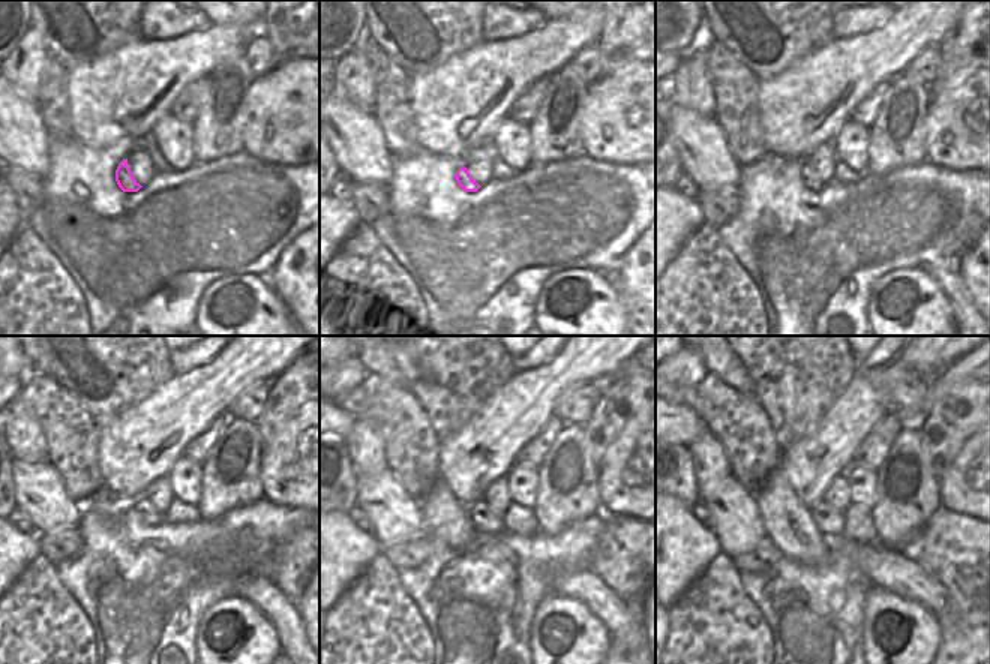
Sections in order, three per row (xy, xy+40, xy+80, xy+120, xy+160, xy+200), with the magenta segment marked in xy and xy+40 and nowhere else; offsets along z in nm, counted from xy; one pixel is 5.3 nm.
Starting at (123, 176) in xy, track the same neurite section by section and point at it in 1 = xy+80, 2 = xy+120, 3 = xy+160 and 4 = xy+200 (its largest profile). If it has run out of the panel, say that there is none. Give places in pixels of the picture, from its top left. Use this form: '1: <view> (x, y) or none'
1: xy+80 (810, 182)
2: xy+120 (141, 507)
3: xy+160 (485, 520)
4: xy+200 (831, 523)

